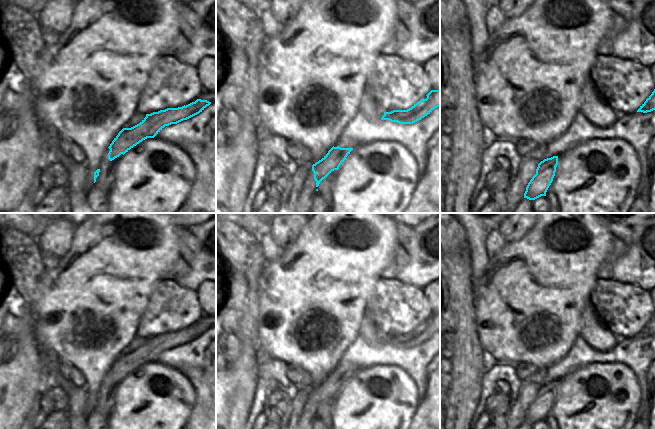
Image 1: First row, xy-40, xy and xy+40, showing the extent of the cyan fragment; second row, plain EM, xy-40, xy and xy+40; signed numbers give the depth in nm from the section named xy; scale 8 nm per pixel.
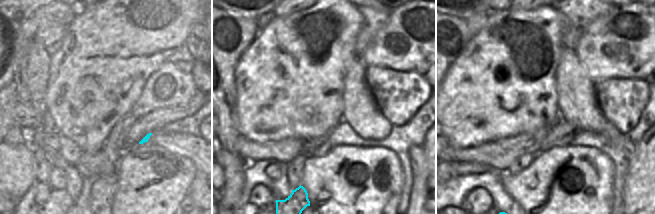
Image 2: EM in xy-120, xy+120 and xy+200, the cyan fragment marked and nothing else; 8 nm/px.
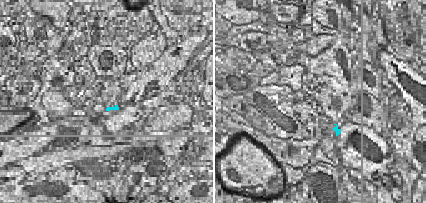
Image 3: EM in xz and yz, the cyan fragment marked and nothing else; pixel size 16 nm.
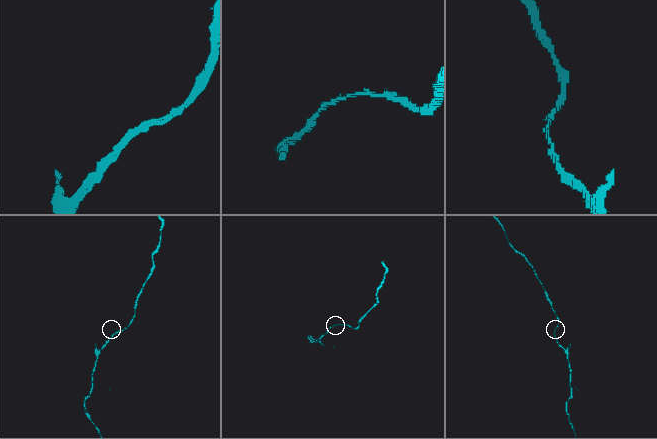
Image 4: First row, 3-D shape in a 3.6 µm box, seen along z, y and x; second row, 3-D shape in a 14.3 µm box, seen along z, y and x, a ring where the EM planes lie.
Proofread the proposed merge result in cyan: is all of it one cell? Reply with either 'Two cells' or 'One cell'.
One cell.

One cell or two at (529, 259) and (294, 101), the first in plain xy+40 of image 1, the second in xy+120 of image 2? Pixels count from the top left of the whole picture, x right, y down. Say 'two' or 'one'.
one

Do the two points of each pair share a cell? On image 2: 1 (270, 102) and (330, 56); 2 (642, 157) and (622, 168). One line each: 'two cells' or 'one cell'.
1: one cell
2: two cells

